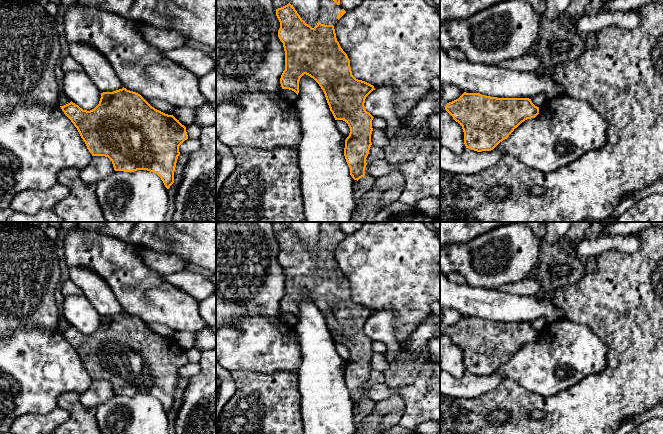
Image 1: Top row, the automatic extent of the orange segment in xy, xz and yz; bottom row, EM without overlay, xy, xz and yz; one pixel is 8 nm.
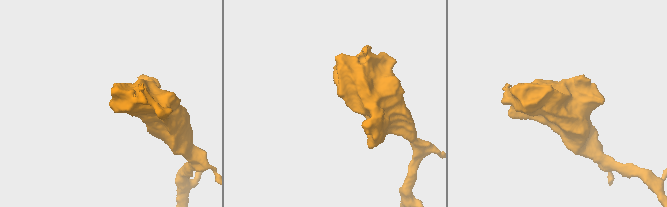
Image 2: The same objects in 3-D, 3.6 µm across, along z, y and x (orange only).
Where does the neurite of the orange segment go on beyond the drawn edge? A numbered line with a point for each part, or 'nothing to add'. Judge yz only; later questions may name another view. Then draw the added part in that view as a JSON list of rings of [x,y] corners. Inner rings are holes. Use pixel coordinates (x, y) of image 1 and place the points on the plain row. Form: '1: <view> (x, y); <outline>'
nothing to add

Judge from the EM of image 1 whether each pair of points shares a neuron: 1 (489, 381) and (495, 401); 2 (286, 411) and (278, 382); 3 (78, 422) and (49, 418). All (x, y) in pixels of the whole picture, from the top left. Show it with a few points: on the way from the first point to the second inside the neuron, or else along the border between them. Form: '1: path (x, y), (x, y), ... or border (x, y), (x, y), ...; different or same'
1: border (505, 378), (496, 387), (470, 399); different
2: path (279, 404), (278, 389); same
3: border (58, 406), (69, 414), (63, 423); different

